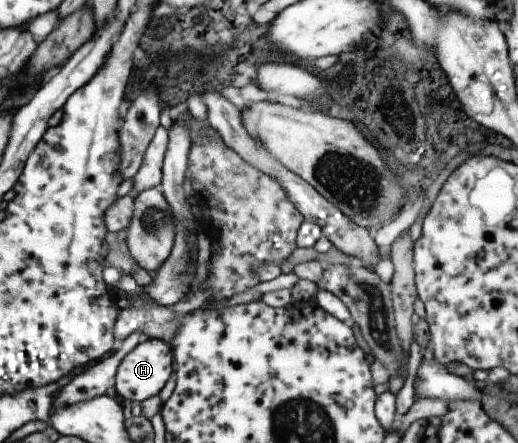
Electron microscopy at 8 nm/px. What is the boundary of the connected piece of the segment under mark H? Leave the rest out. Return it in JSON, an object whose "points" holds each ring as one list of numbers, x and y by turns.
{"points":[[149,338,139,342,129,353,123,356,114,375,114,388,117,395,131,402,141,403,143,400,157,396,165,381,171,375,172,351,170,346,157,338]]}

